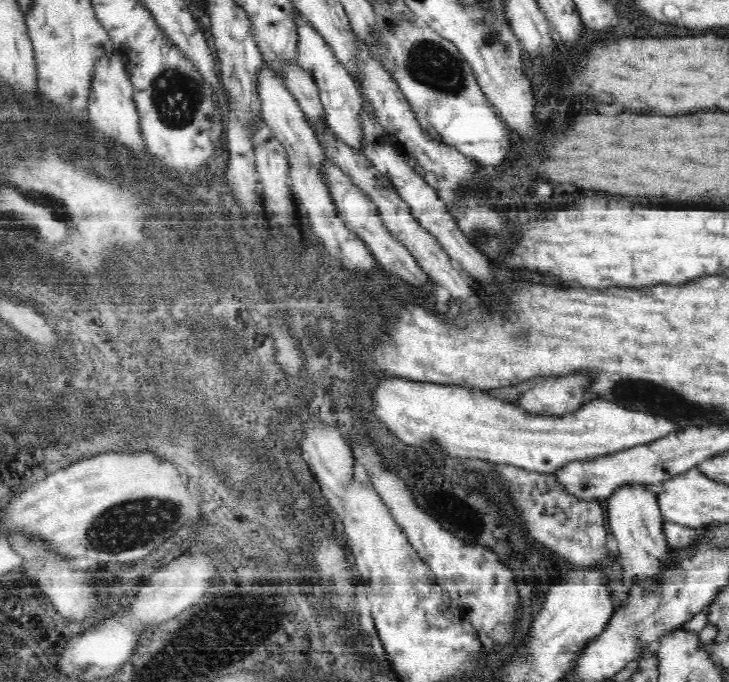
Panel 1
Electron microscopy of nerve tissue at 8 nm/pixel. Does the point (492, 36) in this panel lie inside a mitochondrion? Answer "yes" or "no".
yes

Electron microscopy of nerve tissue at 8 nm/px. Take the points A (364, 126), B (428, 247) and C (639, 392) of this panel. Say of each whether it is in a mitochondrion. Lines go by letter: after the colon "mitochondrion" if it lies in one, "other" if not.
A: other
B: other
C: mitochondrion

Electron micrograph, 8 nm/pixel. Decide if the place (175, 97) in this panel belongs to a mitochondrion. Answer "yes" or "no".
yes

